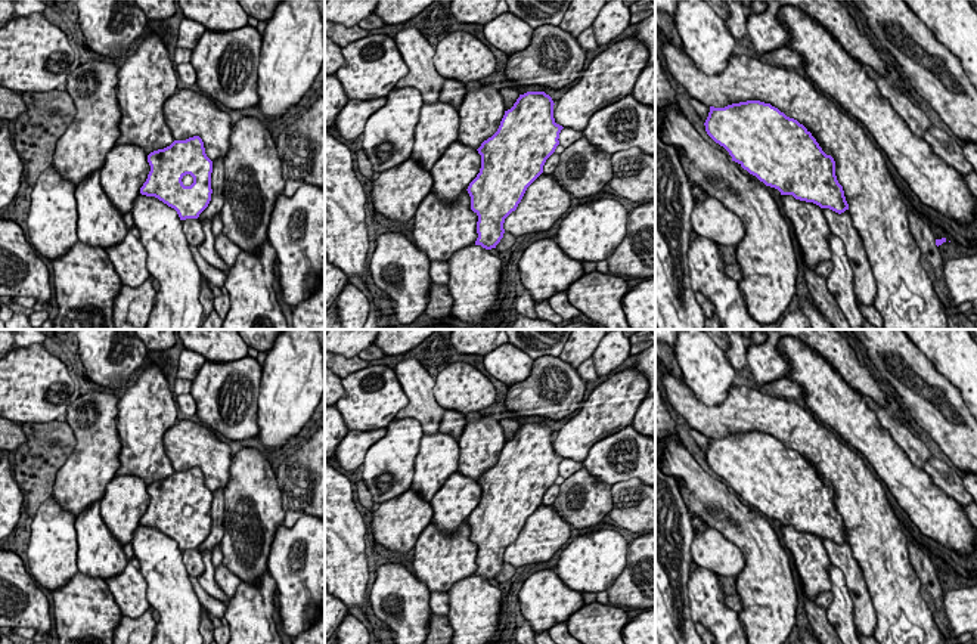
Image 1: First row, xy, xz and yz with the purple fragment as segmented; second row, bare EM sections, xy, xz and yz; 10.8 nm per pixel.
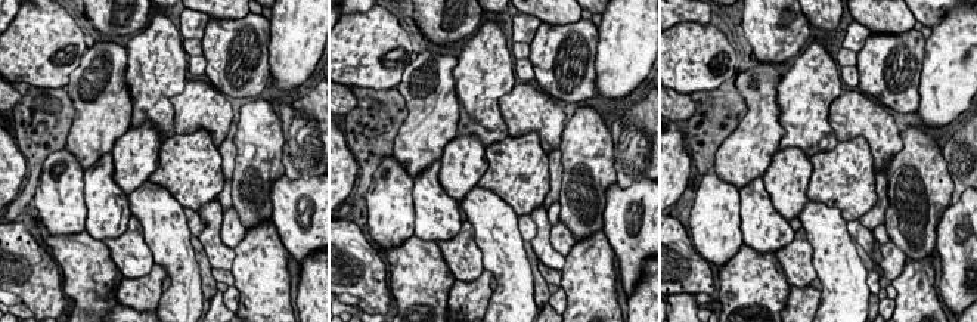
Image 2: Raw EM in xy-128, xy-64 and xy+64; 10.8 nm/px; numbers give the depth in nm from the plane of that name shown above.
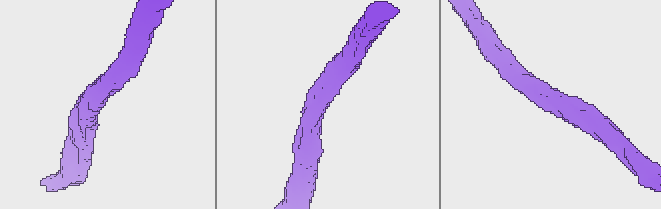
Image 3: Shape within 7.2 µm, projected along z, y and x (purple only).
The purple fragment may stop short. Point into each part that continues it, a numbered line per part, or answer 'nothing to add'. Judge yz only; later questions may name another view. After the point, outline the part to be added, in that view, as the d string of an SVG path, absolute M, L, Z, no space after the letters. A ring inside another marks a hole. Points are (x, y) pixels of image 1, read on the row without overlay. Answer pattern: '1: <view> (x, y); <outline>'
nothing to add

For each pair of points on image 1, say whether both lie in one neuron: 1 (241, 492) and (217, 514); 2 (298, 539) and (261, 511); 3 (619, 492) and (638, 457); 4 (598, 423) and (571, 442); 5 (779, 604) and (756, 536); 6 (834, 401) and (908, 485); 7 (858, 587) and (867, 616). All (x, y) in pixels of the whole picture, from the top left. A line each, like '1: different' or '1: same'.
1: different
2: different
3: different
4: same
5: same
6: same
7: same

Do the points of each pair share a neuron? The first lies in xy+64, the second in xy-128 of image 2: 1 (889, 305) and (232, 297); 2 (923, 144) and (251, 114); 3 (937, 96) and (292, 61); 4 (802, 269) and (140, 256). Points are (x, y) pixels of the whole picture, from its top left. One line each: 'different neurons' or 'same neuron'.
1: same neuron
2: same neuron
3: same neuron
4: same neuron

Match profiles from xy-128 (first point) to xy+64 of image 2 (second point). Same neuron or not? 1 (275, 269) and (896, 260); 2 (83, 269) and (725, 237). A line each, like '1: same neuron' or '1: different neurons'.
1: different neurons
2: different neurons

